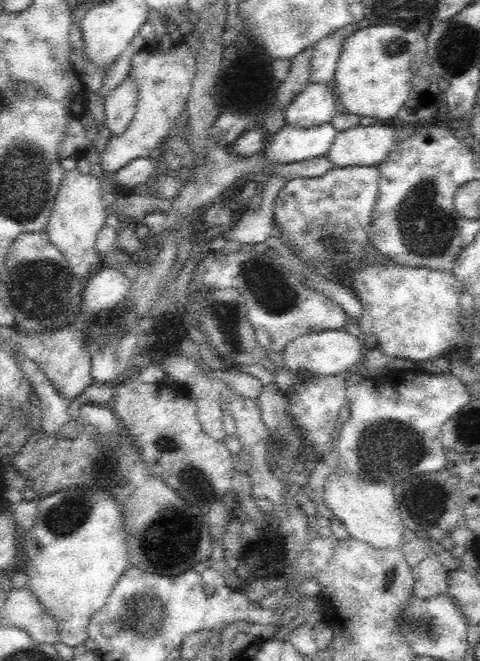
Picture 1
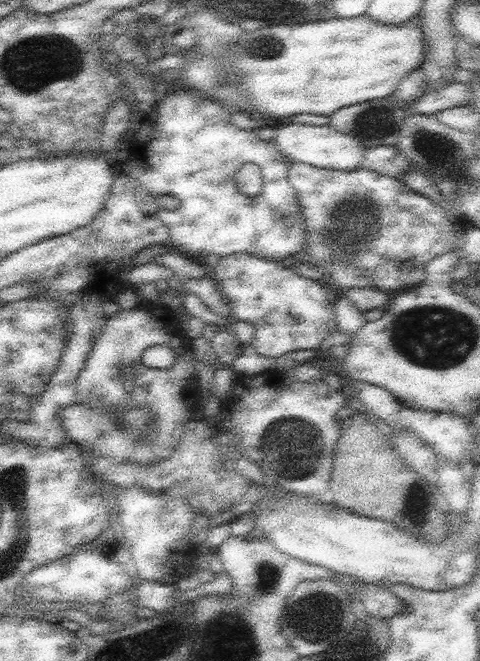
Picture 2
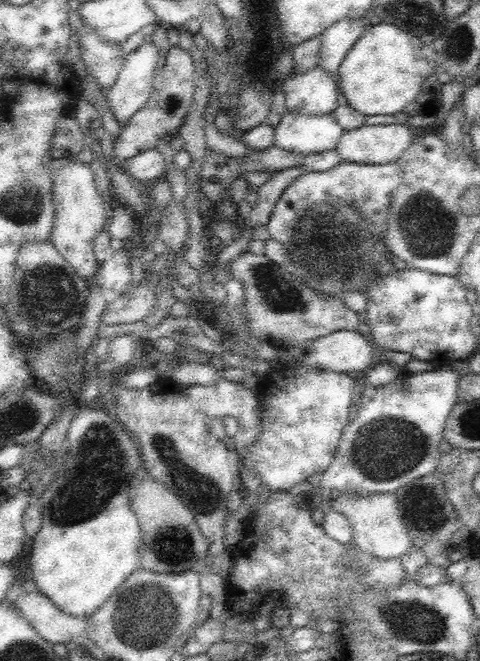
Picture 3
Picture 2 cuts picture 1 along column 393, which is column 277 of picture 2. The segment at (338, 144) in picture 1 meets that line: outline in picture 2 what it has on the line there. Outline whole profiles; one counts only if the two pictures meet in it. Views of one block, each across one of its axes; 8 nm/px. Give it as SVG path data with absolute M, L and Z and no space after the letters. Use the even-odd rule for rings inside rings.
M288 124L276 130L276 138L272 140L280 153L286 154L291 162L301 162L322 169L338 169L353 171L360 168L366 146L359 138L352 138L332 126L308 126L308 124Z

